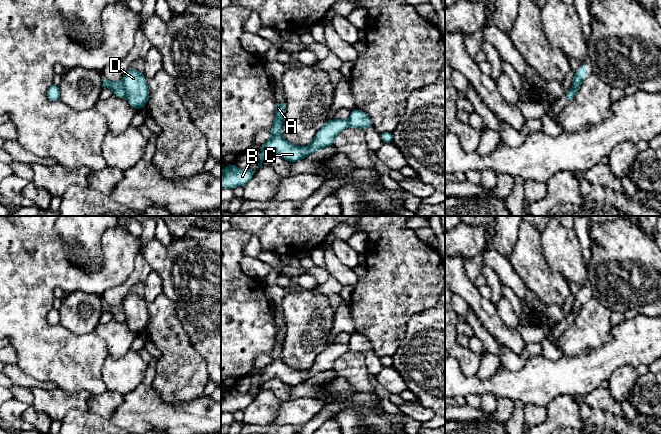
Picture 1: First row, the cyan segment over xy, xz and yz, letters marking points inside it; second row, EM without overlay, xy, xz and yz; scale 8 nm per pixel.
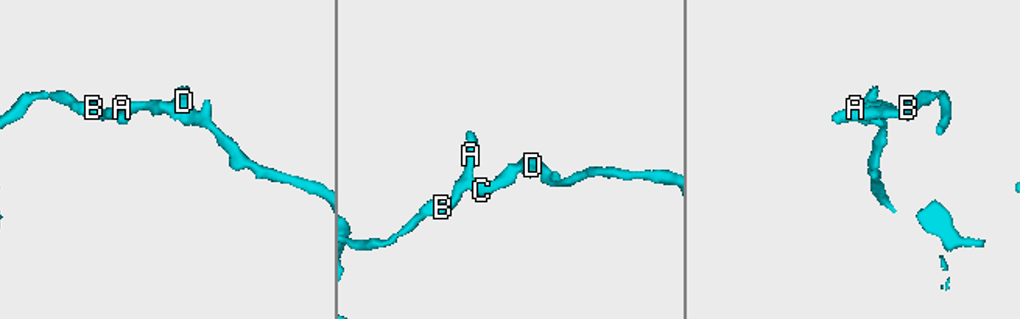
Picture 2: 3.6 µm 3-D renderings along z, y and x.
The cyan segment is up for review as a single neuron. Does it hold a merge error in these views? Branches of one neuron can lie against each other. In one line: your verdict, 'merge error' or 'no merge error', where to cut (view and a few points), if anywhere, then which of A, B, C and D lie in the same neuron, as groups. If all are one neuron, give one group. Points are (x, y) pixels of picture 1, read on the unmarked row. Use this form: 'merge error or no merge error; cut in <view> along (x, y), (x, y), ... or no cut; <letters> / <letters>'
merge error; cut in xy along (122, 305), (127, 319); A B C / D

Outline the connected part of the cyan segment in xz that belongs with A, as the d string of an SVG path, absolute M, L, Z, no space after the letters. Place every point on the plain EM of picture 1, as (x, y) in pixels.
M286 326L279 329L275 327L275 342L271 352L272 361L262 368L258 392L262 385L273 379L279 378L285 384L297 386L315 375L333 370L335 361L344 353L349 351L348 344L328 344L326 348L316 357L311 368L306 371L295 370L282 362L282 350L286 334Z

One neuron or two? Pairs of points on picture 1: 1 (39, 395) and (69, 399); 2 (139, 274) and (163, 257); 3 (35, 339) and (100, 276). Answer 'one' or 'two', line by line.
1: one
2: two
3: one

